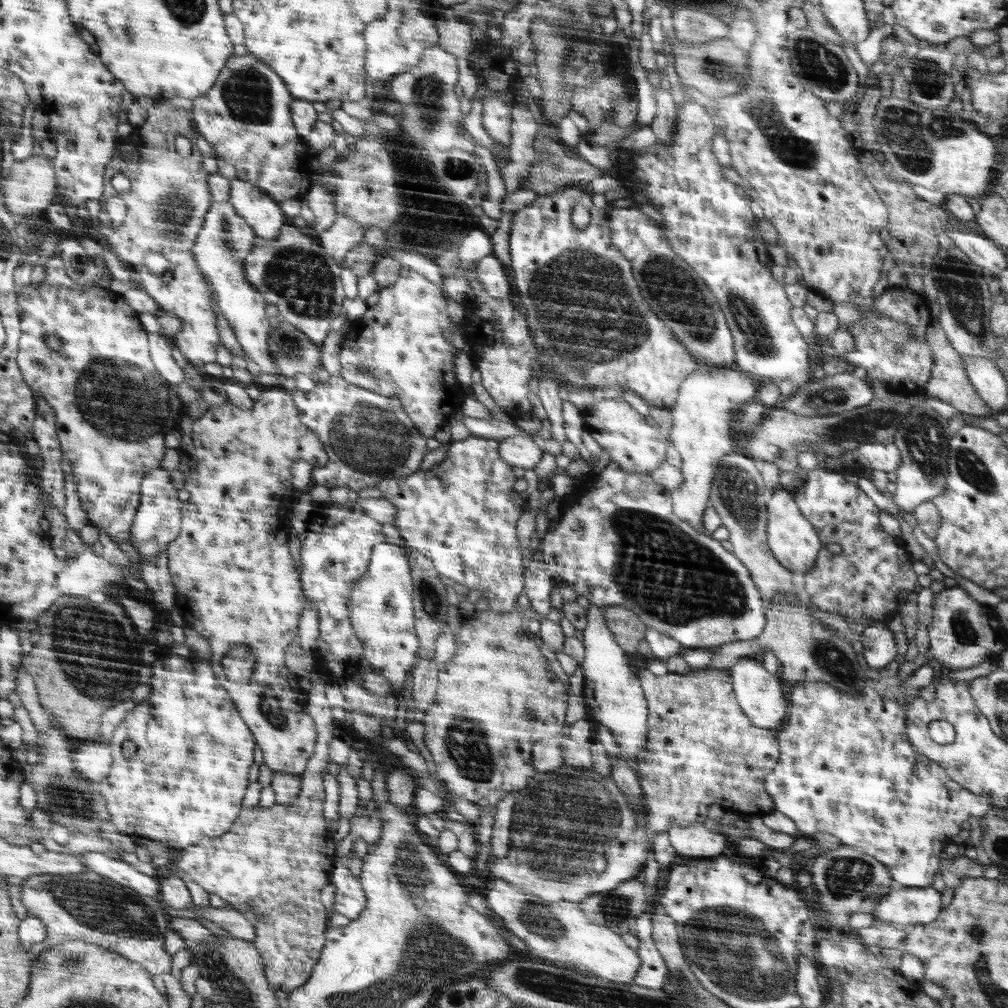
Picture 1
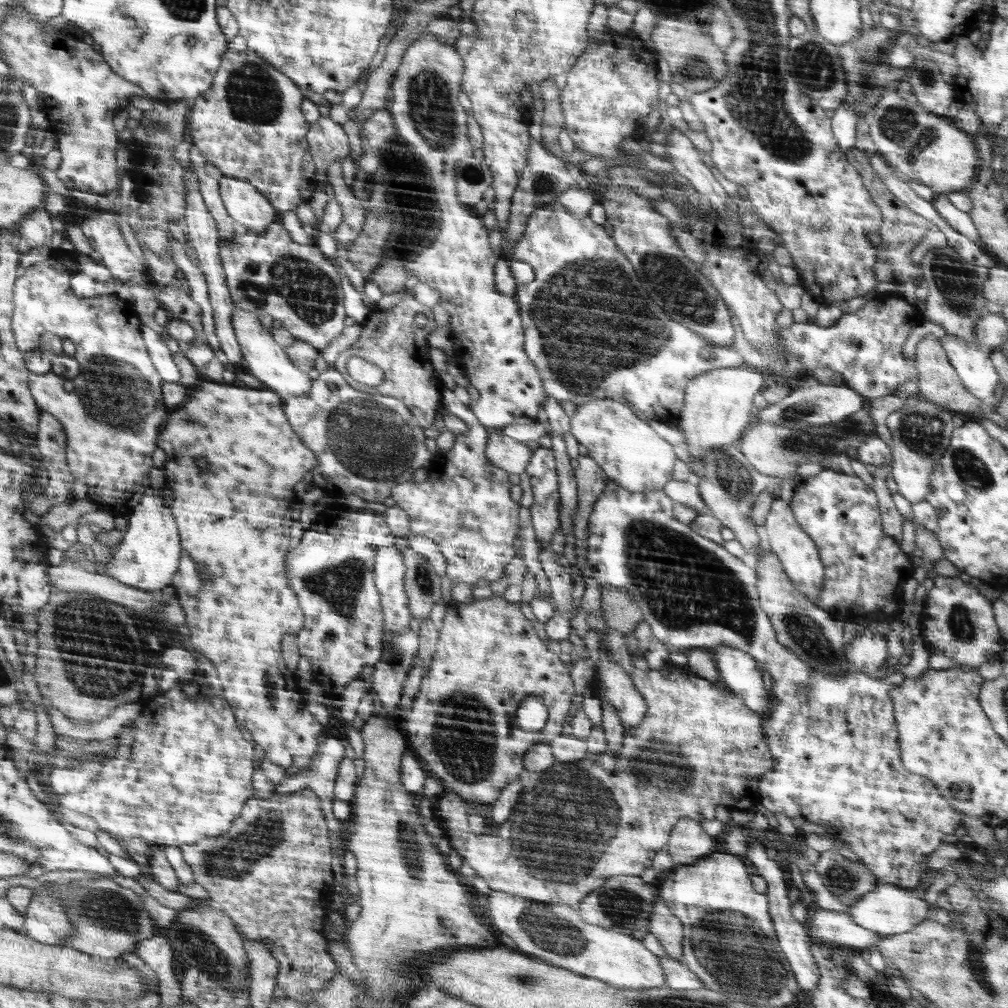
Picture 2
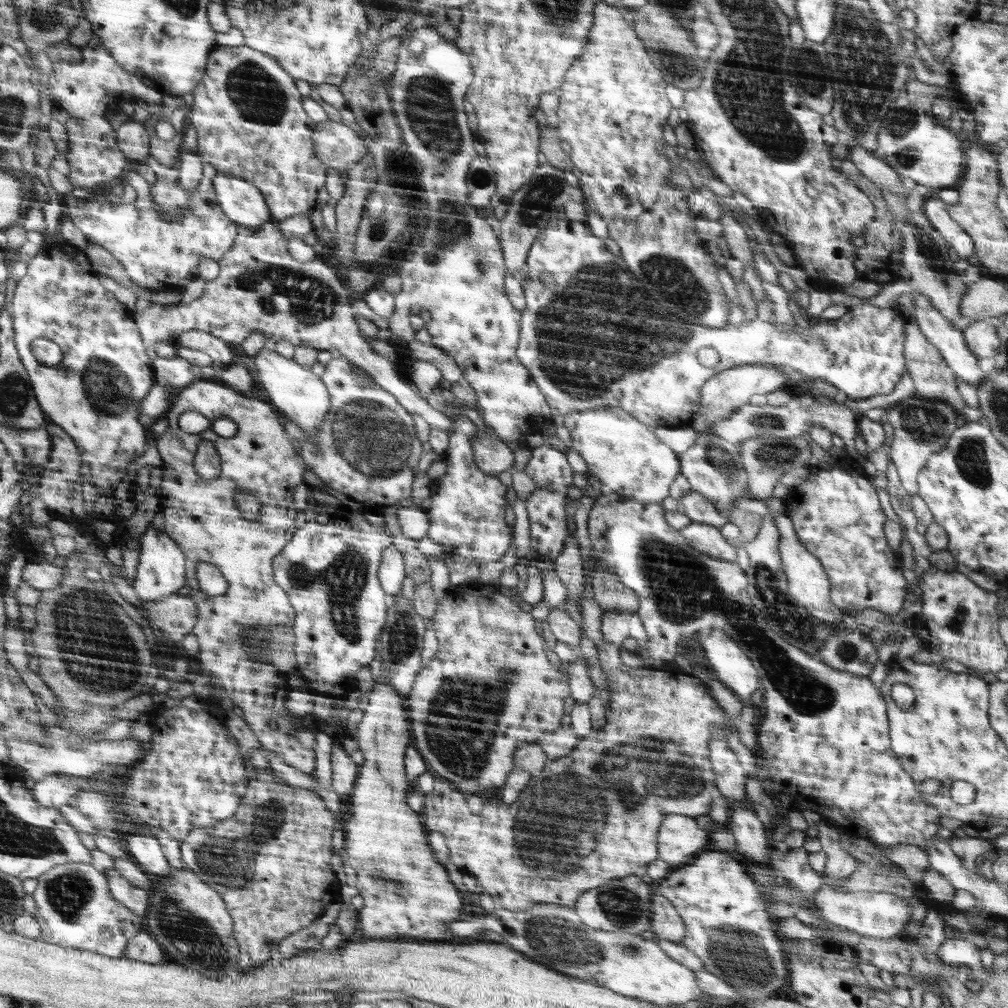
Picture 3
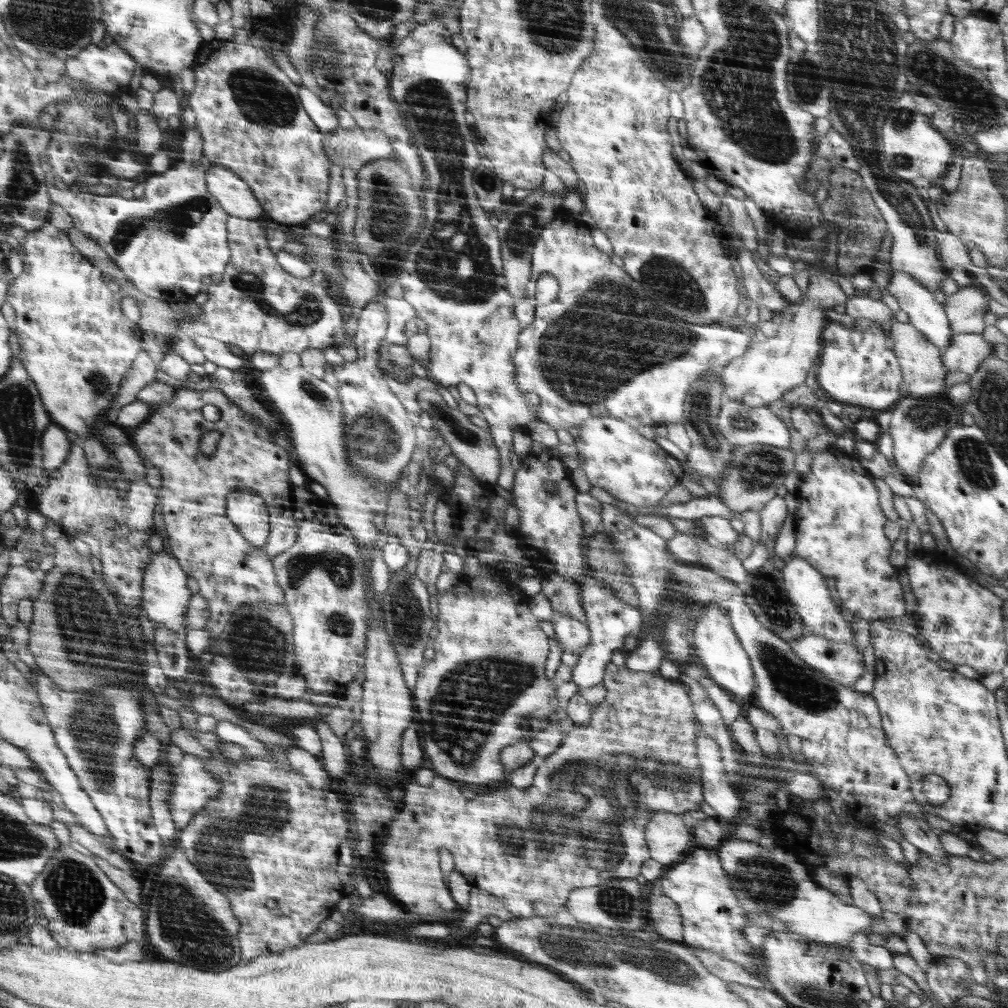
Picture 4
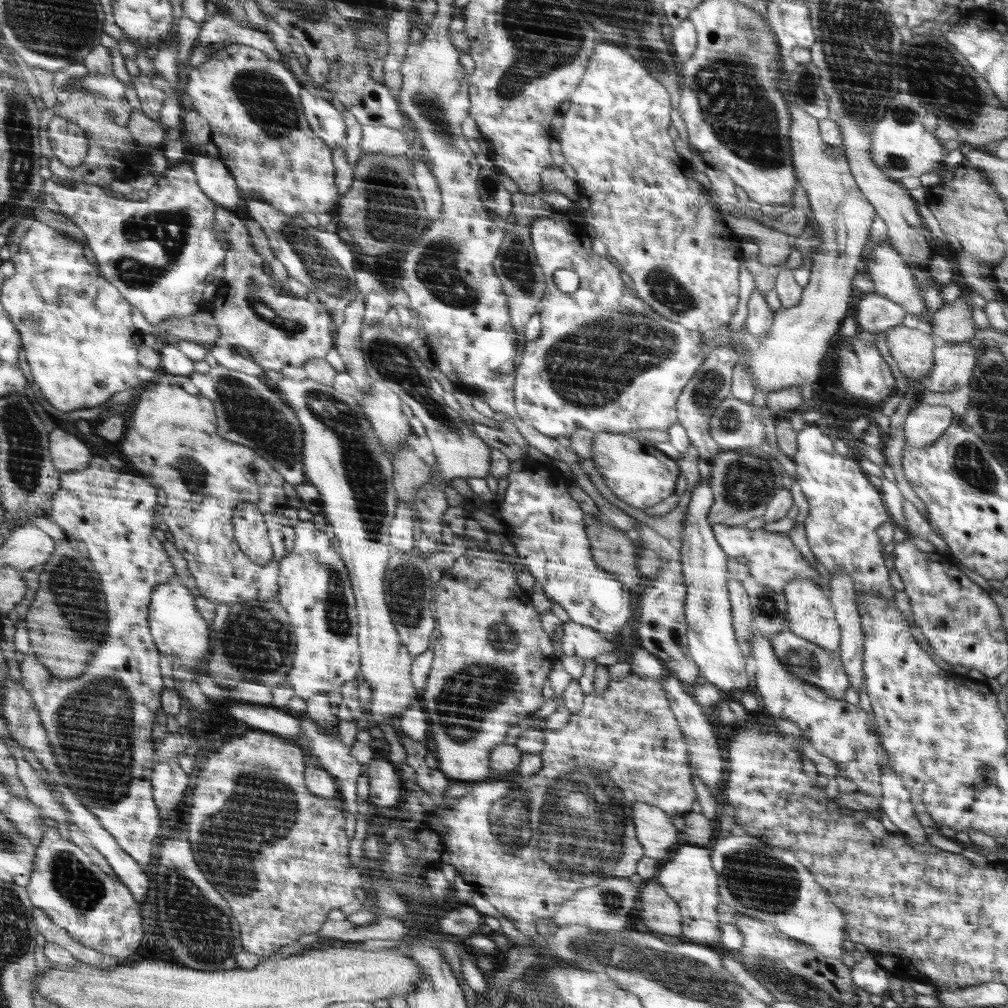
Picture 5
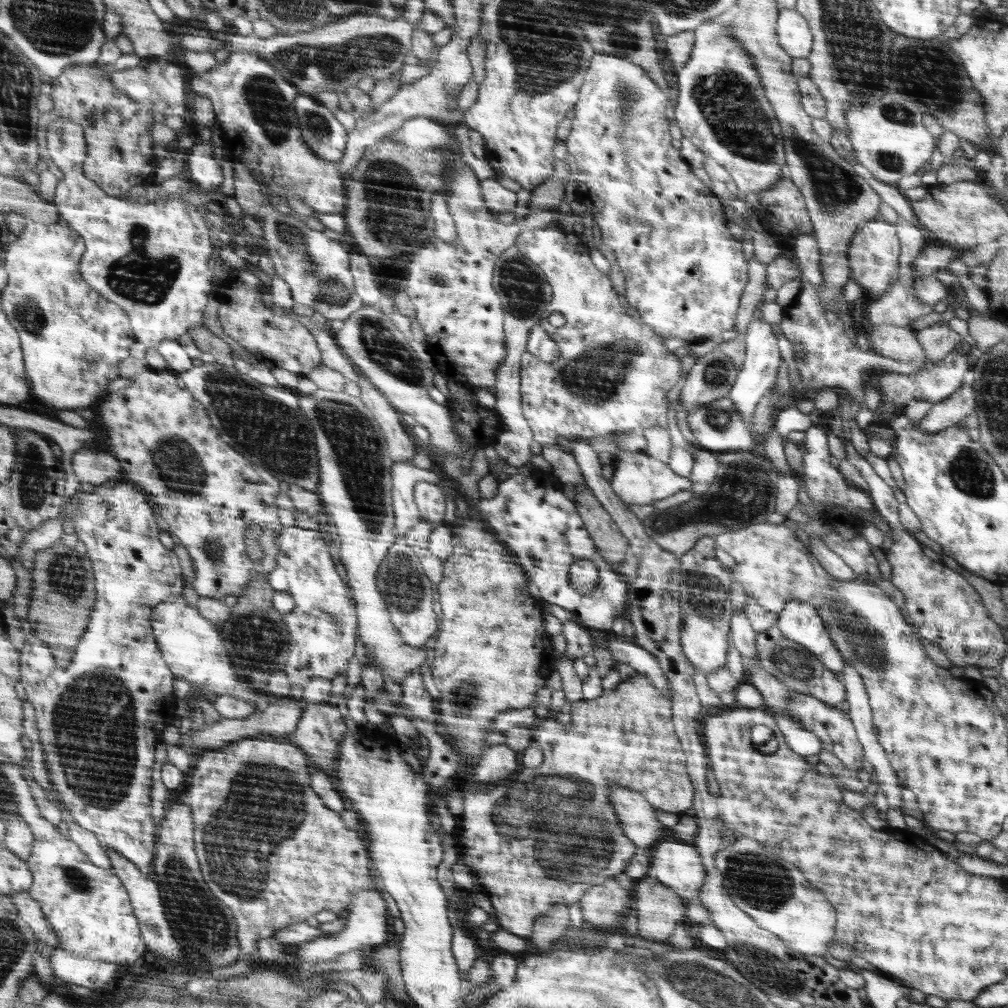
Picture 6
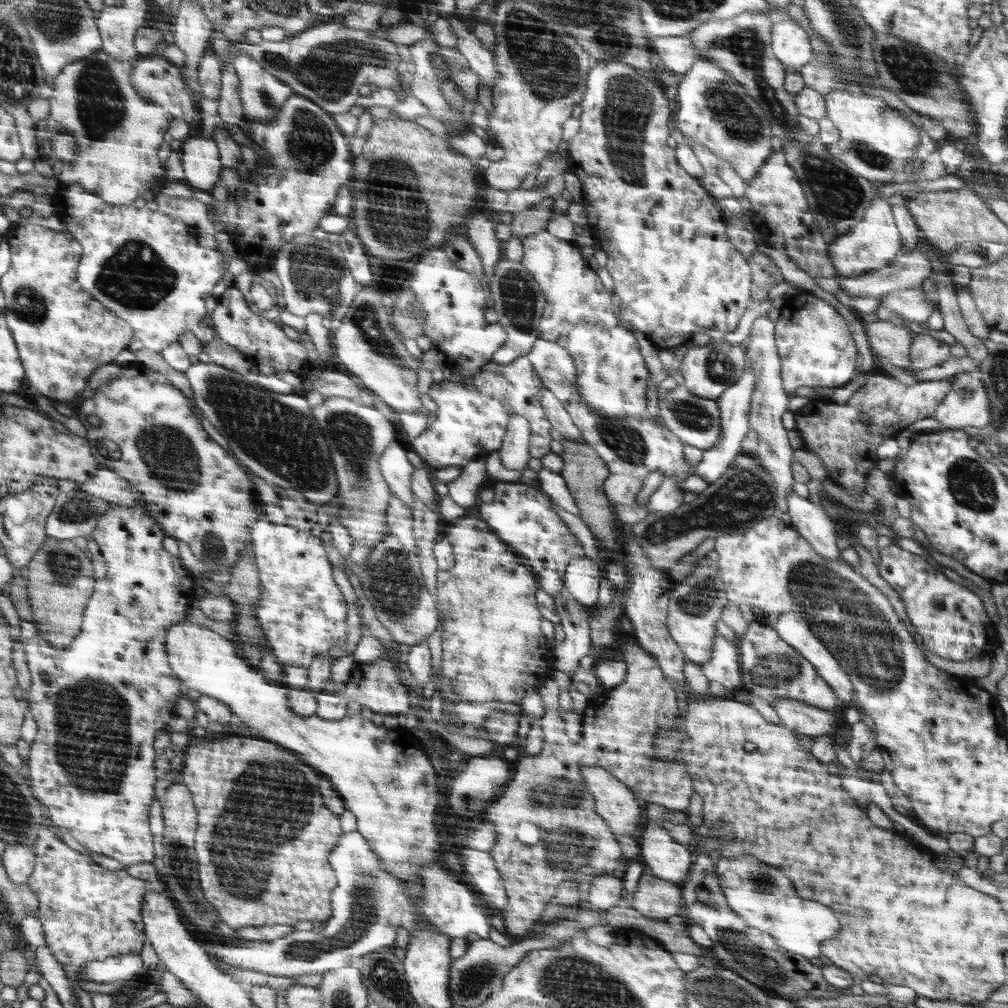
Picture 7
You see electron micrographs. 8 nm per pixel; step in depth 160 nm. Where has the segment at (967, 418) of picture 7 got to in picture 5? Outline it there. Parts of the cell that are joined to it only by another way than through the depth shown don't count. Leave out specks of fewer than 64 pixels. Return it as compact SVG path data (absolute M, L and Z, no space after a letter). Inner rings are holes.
M917 402L902 426L904 446L926 448L956 422L956 416L948 406L929 406Z

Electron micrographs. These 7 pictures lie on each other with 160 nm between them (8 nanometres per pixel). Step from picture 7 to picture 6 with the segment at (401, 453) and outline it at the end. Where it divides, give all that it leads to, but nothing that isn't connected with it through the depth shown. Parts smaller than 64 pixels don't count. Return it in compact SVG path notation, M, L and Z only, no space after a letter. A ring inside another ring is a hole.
M408 461L393 462L392 483L393 483L393 511L396 516L396 534L404 536L418 521L422 520L417 504L414 502L414 487L418 482L430 482L440 485L444 482L442 476L430 471L430 469L422 469L416 467Z

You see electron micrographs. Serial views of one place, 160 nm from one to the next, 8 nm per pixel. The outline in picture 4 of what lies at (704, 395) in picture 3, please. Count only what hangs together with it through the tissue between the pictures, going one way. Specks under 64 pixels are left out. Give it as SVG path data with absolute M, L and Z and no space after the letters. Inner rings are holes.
M824 275L810 277L808 291L798 303L791 303L781 311L773 311L768 308L759 308L759 321L755 327L748 348L739 358L732 360L720 372L720 382L724 386L724 401L742 400L746 392L757 395L764 401L766 407L770 407L774 401L780 399L792 388L805 382L812 382L813 372L817 366L817 359L821 352L821 335L823 327L828 322L824 313L825 309L834 309L837 304L844 304L848 299L836 280L826 279Z

